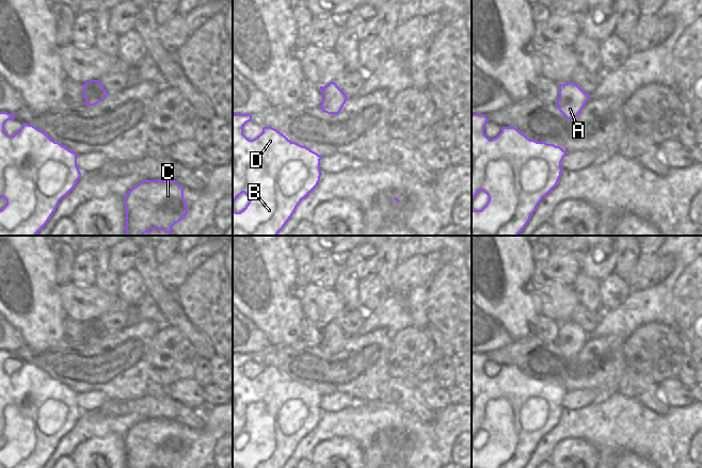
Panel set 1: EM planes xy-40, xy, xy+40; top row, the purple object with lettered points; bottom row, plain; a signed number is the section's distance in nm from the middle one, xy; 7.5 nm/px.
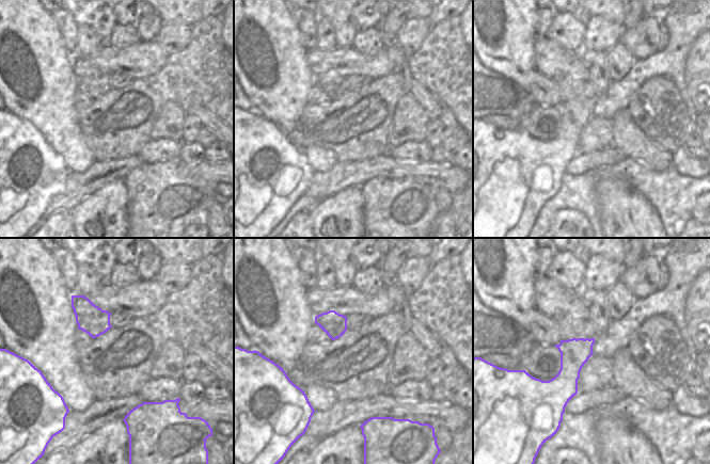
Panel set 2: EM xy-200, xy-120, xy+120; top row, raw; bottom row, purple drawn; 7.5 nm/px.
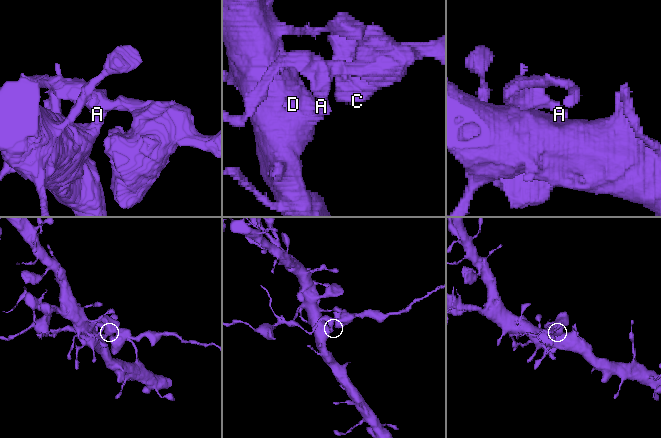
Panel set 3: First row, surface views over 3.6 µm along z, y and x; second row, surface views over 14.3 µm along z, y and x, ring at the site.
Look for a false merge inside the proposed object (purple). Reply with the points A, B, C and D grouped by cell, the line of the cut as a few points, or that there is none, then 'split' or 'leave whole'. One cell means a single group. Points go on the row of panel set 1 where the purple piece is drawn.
groups A B D / C; cut xy+40 (588, 98), (559, 99); split

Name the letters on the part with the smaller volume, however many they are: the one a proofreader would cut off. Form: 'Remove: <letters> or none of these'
Remove: C

